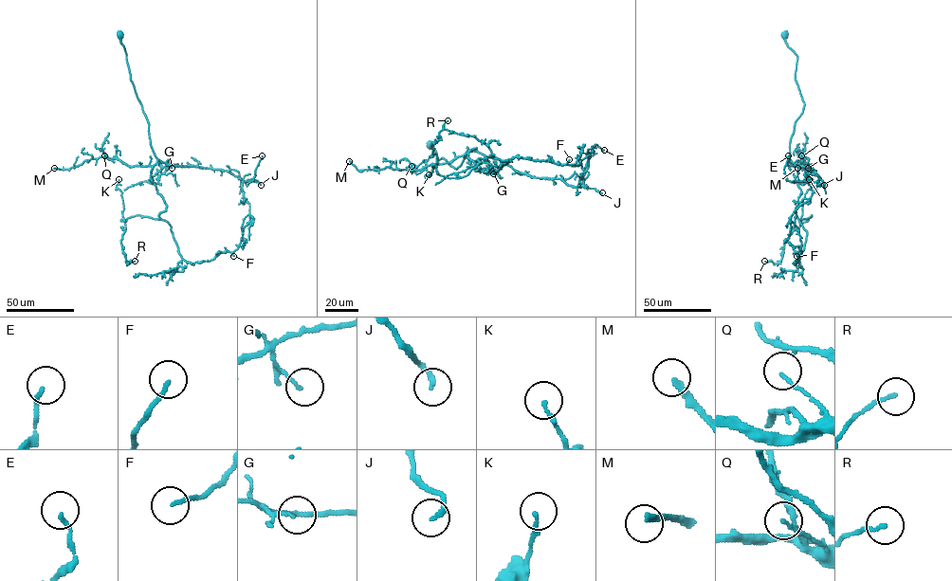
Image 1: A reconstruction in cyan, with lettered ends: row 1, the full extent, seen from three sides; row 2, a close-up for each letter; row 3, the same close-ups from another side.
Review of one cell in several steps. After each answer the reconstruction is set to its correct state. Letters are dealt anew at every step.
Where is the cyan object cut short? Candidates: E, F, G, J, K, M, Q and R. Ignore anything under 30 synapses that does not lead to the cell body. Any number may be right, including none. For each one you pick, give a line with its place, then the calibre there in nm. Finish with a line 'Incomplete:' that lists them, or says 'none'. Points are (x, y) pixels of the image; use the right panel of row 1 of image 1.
F: (796, 256) | 150 nm
M: (797, 168) | 240 nm
Incomplete: F, M

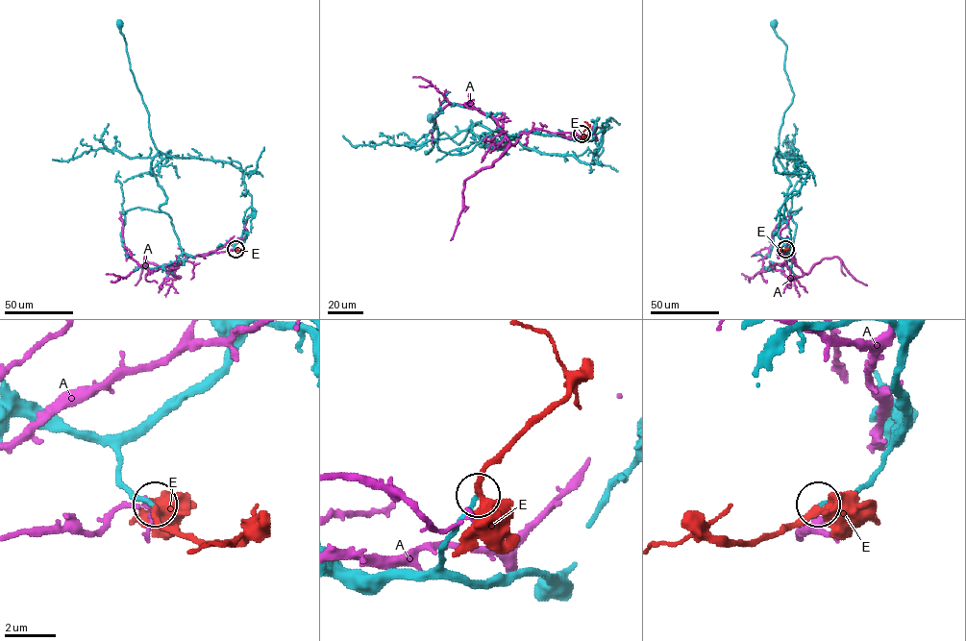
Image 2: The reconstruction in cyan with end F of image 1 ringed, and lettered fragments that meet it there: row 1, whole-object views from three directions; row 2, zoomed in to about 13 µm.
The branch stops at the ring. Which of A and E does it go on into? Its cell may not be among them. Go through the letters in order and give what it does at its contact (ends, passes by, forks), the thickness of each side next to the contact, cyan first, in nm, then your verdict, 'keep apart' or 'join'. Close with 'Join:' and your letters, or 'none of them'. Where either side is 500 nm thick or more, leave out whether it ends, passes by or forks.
A: it passes by; 240 nm thick on the cyan side, 130 nm on the other; keep apart
E: 180 nm thick on the cyan side, 550 nm on the other; join
Join: E

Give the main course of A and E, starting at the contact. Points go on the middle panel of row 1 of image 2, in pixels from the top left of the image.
A: (582, 135), (525, 131), (501, 157), (509, 141), (497, 121), (470, 105), (451, 104), (434, 115), (431, 143)
E: (582, 135), (588, 127), (584, 121)

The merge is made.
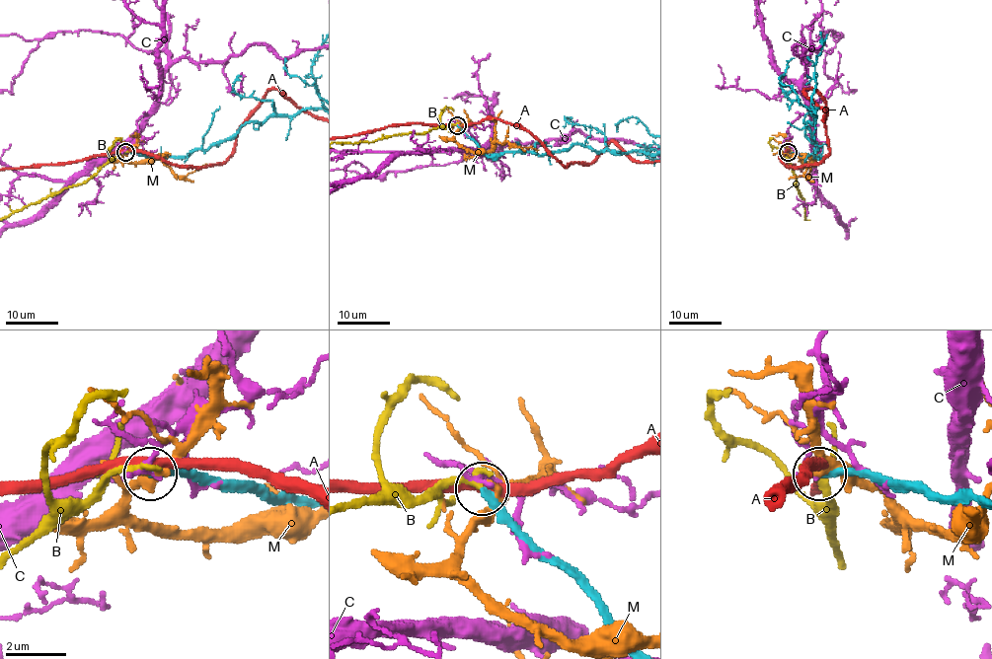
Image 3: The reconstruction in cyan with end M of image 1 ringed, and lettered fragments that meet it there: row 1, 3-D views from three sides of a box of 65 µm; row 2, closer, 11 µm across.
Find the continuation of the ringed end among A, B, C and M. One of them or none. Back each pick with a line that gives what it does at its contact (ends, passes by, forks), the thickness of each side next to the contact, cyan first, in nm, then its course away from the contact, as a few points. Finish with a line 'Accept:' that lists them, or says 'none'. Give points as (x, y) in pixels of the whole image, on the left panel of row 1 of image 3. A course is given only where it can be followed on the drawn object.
B: it ends | 240/240 nm
Accept: B

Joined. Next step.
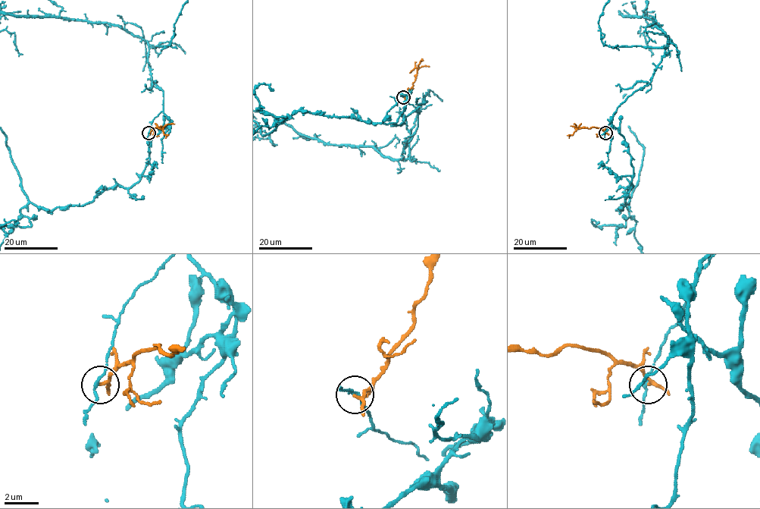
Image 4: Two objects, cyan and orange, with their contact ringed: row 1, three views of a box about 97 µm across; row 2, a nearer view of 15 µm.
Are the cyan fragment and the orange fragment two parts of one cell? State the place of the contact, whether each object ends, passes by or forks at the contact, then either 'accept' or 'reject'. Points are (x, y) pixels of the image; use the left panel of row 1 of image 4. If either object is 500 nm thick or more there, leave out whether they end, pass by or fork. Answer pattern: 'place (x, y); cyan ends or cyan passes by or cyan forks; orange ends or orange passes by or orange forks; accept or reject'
place (148, 133); cyan passes by; orange passes by; reject

